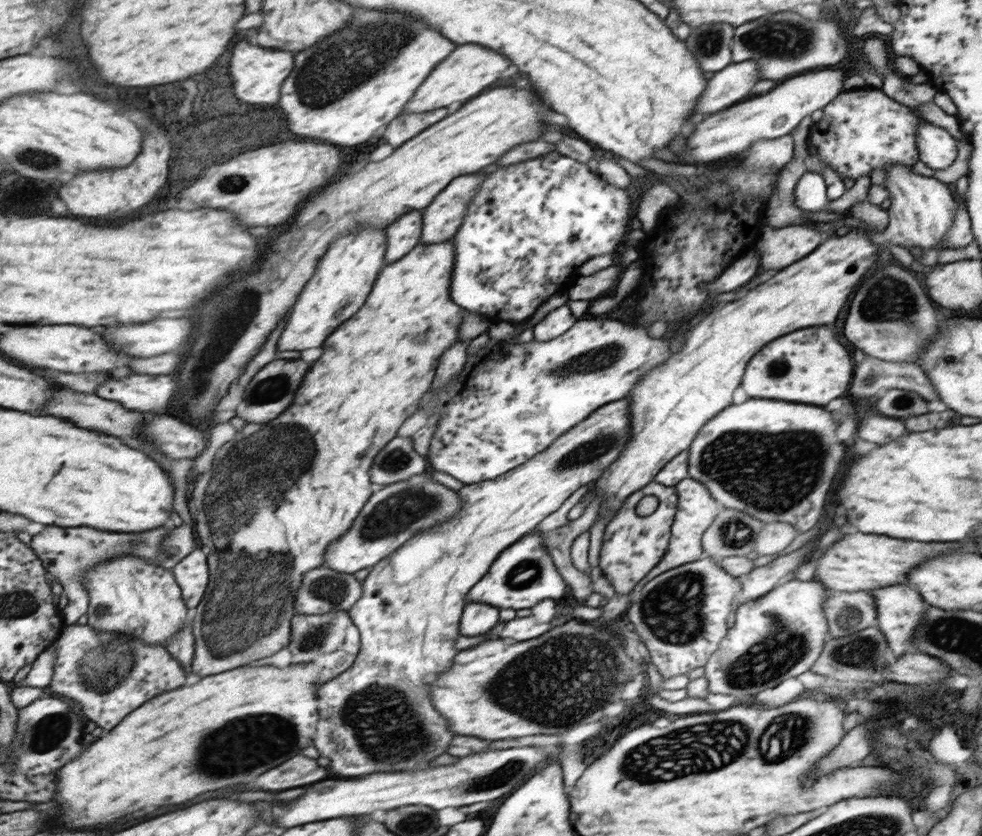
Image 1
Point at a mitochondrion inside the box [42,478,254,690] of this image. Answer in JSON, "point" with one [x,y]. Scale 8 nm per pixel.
{"point":[132,544]}

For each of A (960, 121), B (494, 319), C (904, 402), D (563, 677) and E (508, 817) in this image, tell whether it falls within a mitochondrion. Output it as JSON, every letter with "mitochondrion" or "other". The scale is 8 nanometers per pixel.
{"A":"other","B":"other","C":"mitochondrion","D":"mitochondrion","E":"other"}

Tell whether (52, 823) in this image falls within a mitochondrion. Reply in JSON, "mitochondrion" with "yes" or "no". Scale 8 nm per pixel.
{"mitochondrion":"no"}

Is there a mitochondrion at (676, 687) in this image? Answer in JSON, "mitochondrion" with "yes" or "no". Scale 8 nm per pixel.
{"mitochondrion":"no"}

